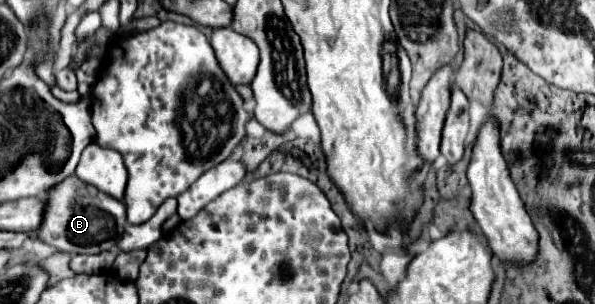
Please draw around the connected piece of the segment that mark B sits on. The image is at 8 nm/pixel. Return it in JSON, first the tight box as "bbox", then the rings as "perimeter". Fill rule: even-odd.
{"bbox":[39,175,127,255],"perimeter":[[[71,175],[69,179],[59,183],[55,189],[51,189],[47,197],[45,219],[39,229],[39,239],[71,255],[103,253],[113,249],[119,243],[125,231],[125,225],[127,225],[125,205],[119,199],[107,193],[101,193],[93,185],[87,185],[75,179],[75,175]]]}

